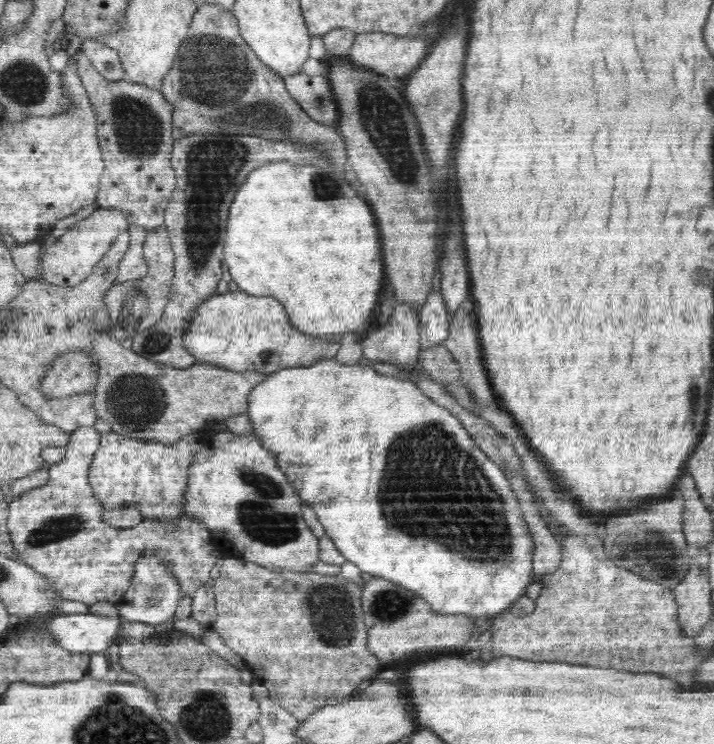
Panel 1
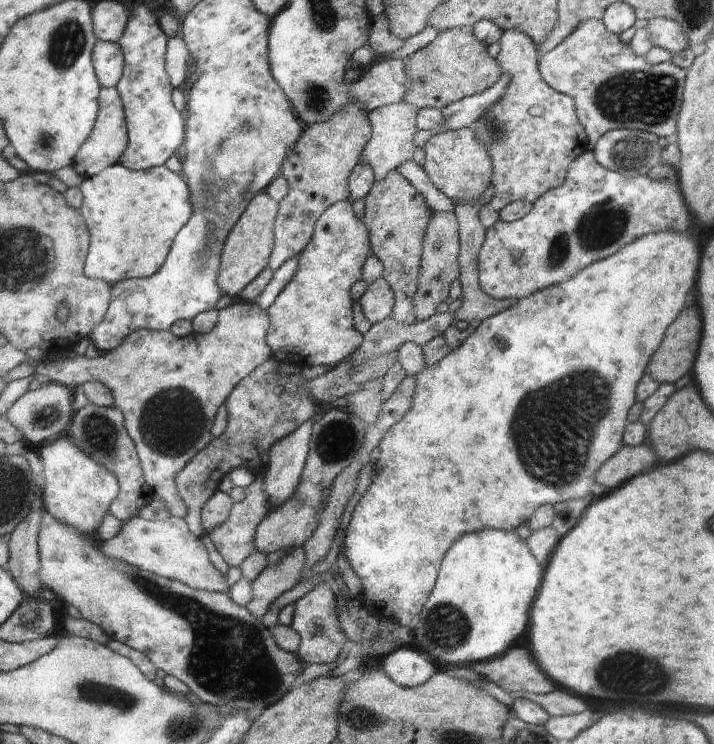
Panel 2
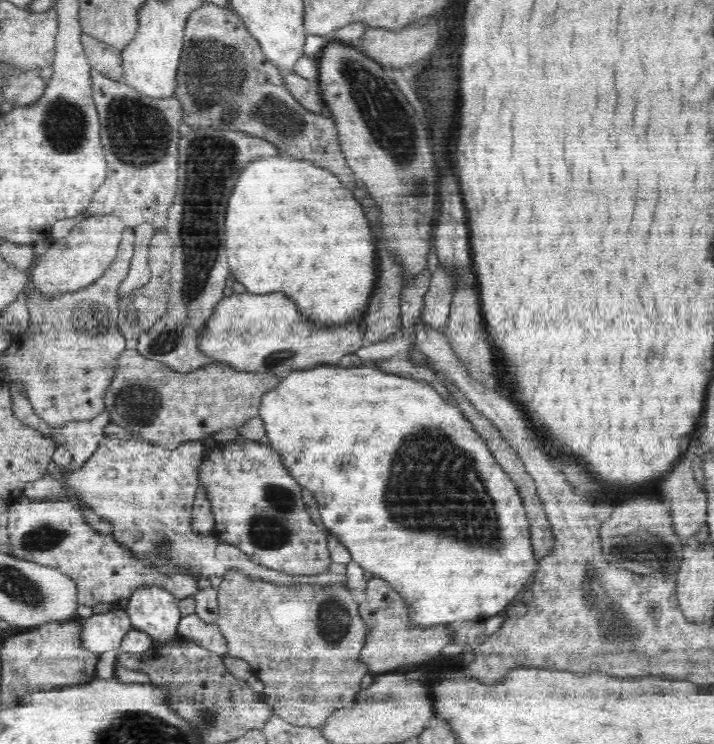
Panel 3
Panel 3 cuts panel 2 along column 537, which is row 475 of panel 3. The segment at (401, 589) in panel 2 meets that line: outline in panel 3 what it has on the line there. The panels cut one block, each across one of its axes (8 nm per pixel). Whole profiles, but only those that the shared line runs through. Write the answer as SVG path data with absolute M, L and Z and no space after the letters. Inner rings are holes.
M336 364L317 365L312 367L312 370L292 371L281 379L281 384L276 385L276 388L262 398L258 416L265 424L264 443L279 453L282 463L298 480L299 485L312 492L316 505L319 506L321 524L328 533L338 538L350 552L351 560L358 563L368 576L382 577L406 601L408 628L440 628L441 625L451 625L458 620L482 621L490 616L505 614L510 602L518 596L518 592L523 590L524 584L536 572L538 561L530 546L530 538L526 538L526 542L520 542L524 540L524 536L530 536L530 524L529 518L526 518L524 500L516 490L516 483L512 476L498 465L493 458L493 452L473 430L472 423L462 415L458 406L446 399L433 384L425 380L385 373L372 365L350 368L340 368Z

